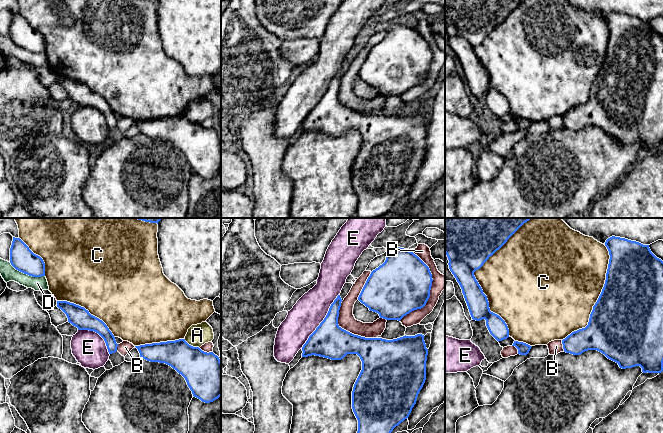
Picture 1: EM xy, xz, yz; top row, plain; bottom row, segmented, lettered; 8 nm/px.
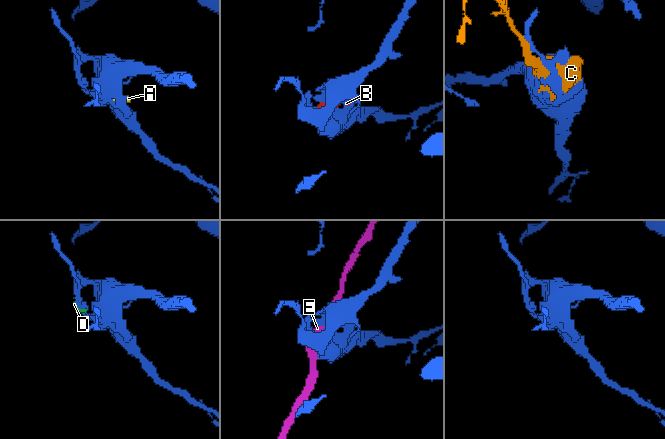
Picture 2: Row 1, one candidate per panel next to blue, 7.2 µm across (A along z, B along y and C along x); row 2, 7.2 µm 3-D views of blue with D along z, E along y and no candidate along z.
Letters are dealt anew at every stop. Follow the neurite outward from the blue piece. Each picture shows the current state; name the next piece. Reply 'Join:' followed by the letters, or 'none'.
Join: A

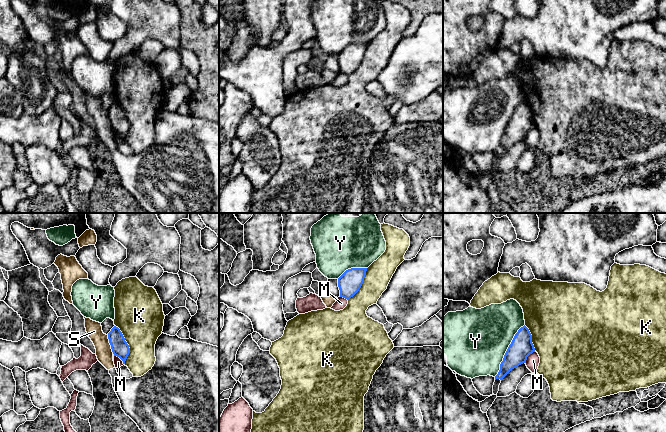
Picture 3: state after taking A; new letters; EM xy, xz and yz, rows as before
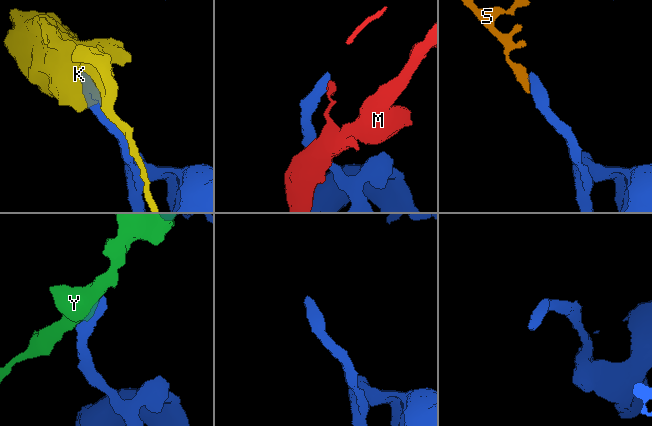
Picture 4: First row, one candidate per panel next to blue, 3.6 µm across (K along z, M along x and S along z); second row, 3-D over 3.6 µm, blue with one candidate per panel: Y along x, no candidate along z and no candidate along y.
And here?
Join: none

